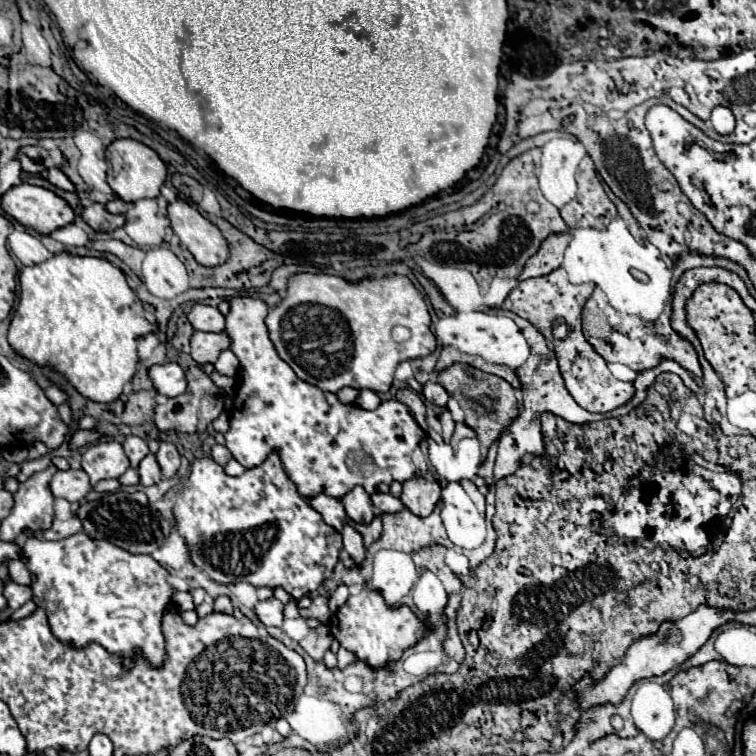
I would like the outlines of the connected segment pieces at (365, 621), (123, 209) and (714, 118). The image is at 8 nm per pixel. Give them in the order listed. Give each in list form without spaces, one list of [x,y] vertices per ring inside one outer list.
[[[363,588],[359,594],[349,596],[349,600],[337,610],[331,622],[331,634],[341,642],[341,646],[353,650],[357,658],[369,662],[373,668],[381,668],[389,660],[397,660],[405,648],[419,642],[427,634],[427,626],[409,606],[397,610],[387,608],[379,592]]]
[[[115,198],[115,200],[111,200],[111,202],[105,204],[105,210],[111,212],[111,214],[127,214],[131,208],[133,208],[131,202],[123,202],[119,198]]]
[[[719,106],[711,112],[711,124],[717,130],[717,134],[731,134],[735,128],[735,116],[729,108]]]

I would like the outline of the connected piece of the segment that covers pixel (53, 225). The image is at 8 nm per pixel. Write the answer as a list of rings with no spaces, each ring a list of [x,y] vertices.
[[[19,184],[19,186],[9,188],[1,196],[1,208],[11,218],[15,218],[21,226],[33,228],[39,234],[49,234],[49,232],[53,232],[57,228],[63,228],[63,226],[71,224],[73,218],[75,218],[73,210],[69,208],[69,204],[63,198],[59,198],[51,190],[45,190],[45,188],[39,188],[39,186],[31,186],[31,184]]]

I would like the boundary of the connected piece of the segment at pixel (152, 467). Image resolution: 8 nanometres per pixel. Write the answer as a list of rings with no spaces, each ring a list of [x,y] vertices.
[[[149,454],[149,456],[145,456],[141,460],[139,476],[141,476],[143,486],[153,486],[153,484],[157,484],[161,480],[161,468],[159,468],[159,464],[157,464],[153,454]]]

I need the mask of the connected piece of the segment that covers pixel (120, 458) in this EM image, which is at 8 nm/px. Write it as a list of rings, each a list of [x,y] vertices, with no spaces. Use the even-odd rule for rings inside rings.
[[[115,440],[89,446],[83,452],[81,464],[93,486],[105,478],[119,478],[129,468],[129,460],[123,452],[123,446]]]

